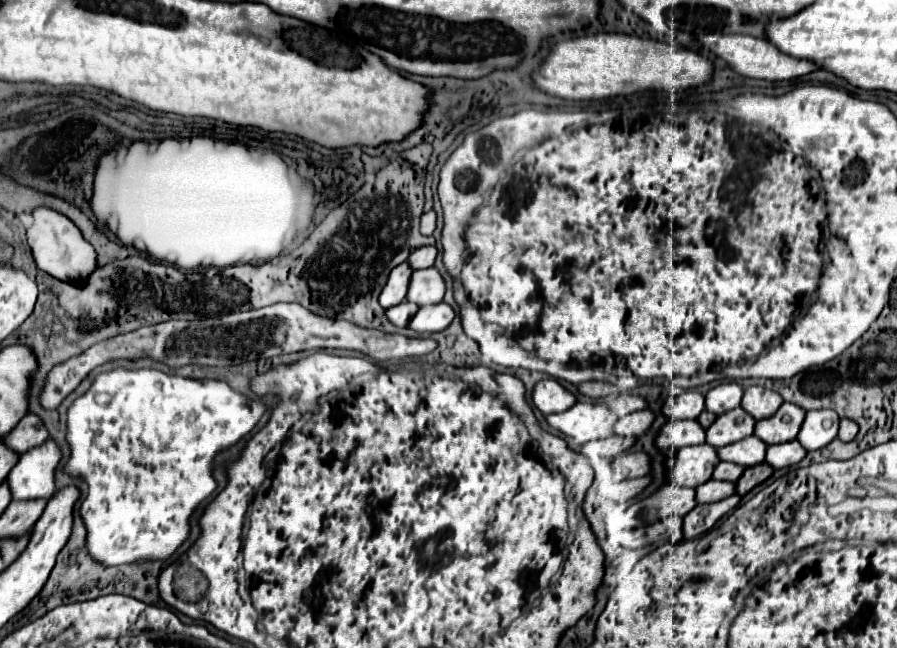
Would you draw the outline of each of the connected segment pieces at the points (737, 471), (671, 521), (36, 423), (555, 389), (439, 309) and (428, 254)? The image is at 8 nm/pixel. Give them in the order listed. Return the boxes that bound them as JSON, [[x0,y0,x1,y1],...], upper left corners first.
[[712,463,744,481],[662,517,682,543],[2,413,48,455],[532,379,576,415],[410,303,454,333],[408,247,436,269]]

